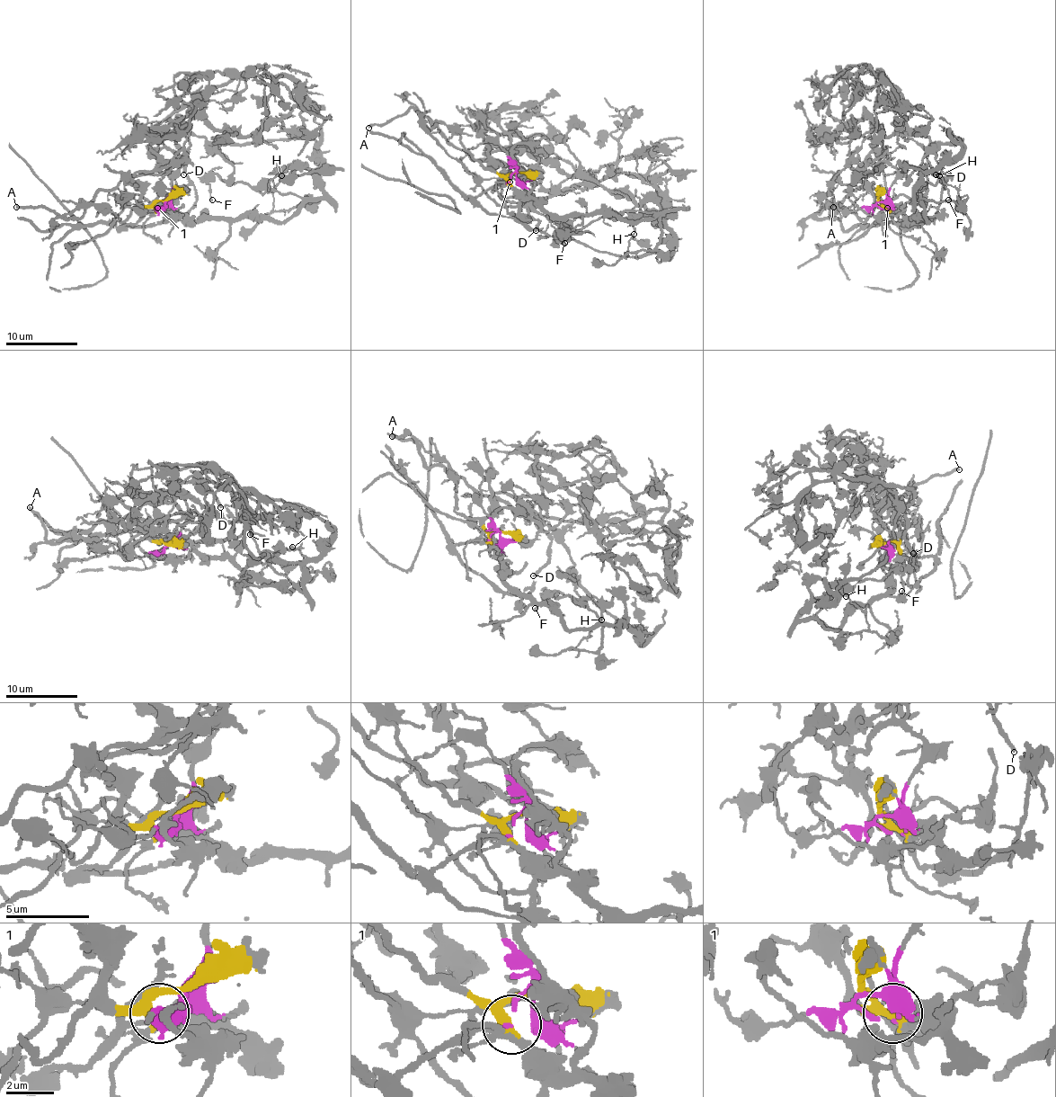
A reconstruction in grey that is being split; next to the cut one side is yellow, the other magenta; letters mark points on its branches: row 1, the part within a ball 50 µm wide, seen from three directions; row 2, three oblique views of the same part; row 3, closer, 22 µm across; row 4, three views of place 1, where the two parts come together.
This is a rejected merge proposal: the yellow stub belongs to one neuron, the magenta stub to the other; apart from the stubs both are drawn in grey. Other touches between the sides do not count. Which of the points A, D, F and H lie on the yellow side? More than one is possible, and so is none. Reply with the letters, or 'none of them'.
F, H

